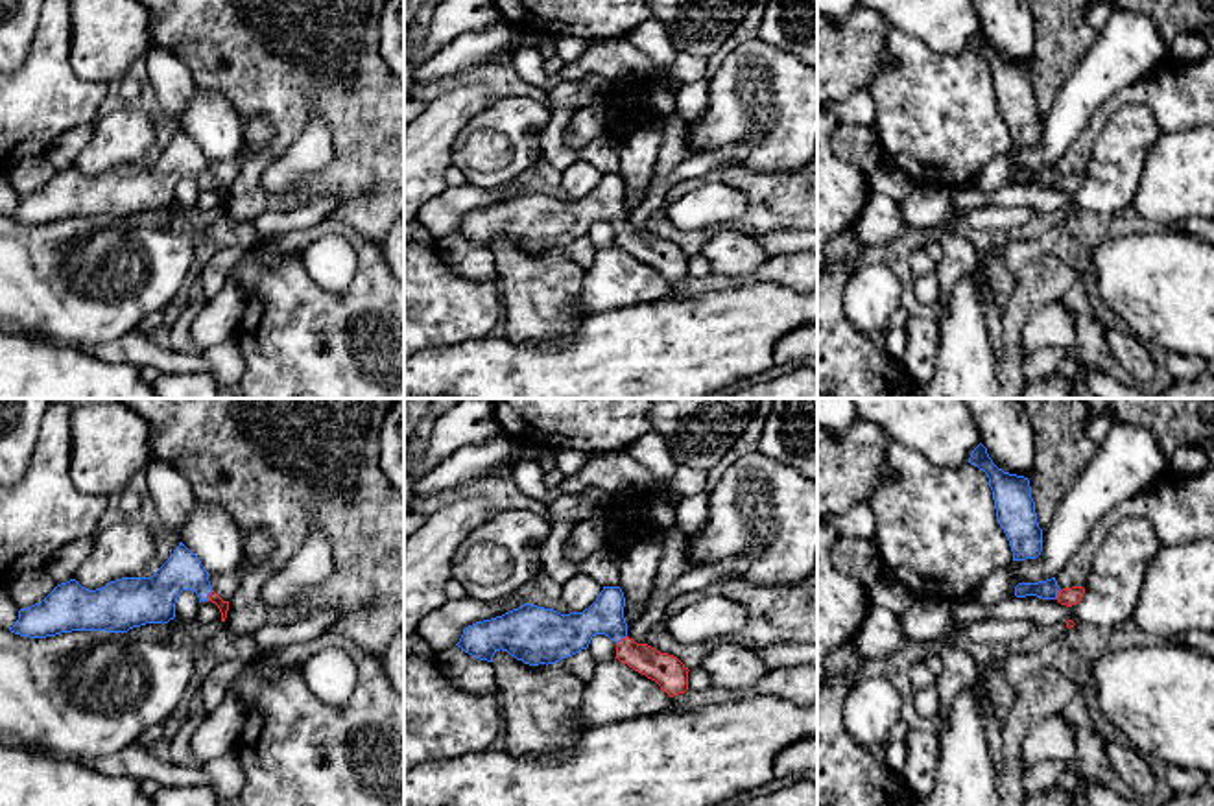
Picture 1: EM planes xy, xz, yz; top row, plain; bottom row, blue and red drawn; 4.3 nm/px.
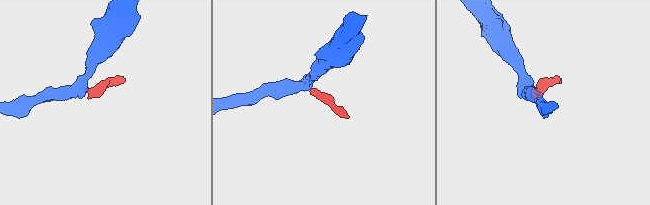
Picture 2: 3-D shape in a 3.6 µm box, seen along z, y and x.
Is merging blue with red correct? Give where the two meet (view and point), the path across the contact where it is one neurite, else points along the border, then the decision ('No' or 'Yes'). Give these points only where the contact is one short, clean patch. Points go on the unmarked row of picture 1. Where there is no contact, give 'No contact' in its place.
Touches blue at xy (209, 181). Path across: xy (152, 187), (168, 170), (209, 181), (224, 192). Yes

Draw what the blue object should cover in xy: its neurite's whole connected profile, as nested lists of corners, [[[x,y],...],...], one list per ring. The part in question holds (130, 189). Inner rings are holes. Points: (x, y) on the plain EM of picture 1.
[[[183,129],[151,164],[122,164],[89,177],[76,166],[57,172],[41,190],[18,197],[11,219],[46,225],[72,218],[127,219],[146,210],[168,210],[183,177],[212,188],[227,205],[229,188],[210,173],[208,159]]]

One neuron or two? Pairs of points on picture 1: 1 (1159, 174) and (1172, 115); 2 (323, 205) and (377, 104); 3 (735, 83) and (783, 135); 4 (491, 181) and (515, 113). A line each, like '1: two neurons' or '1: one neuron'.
1: two neurons
2: two neurons
3: one neuron
4: one neuron

